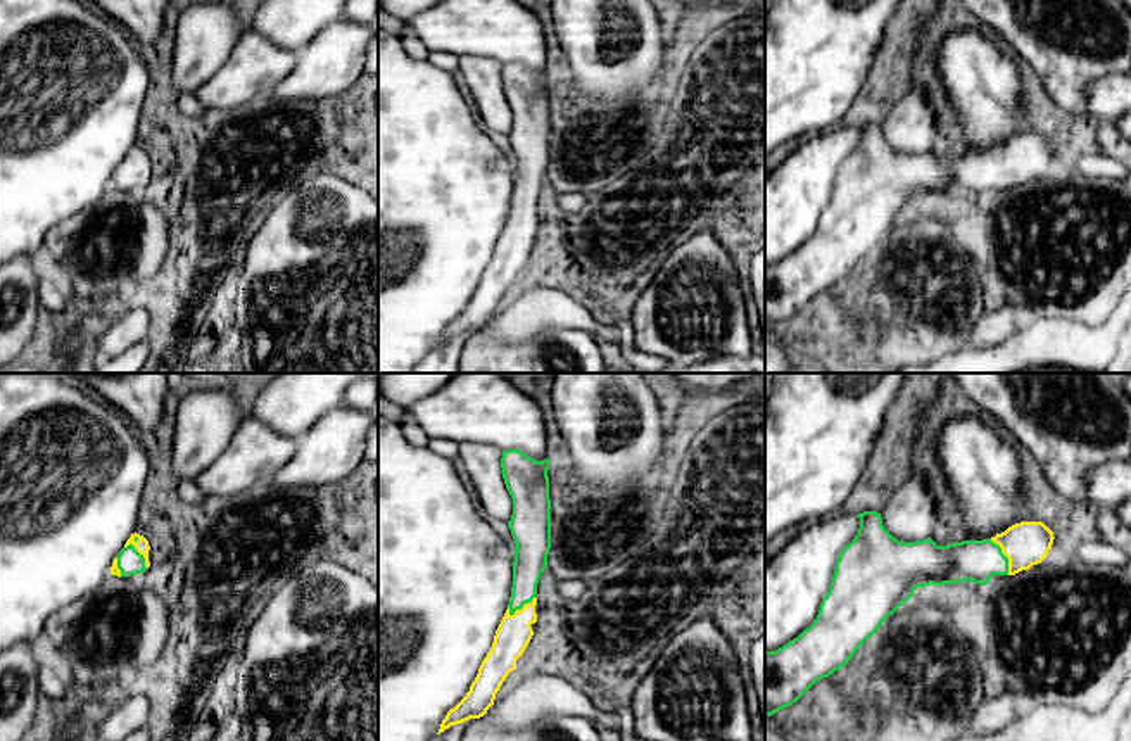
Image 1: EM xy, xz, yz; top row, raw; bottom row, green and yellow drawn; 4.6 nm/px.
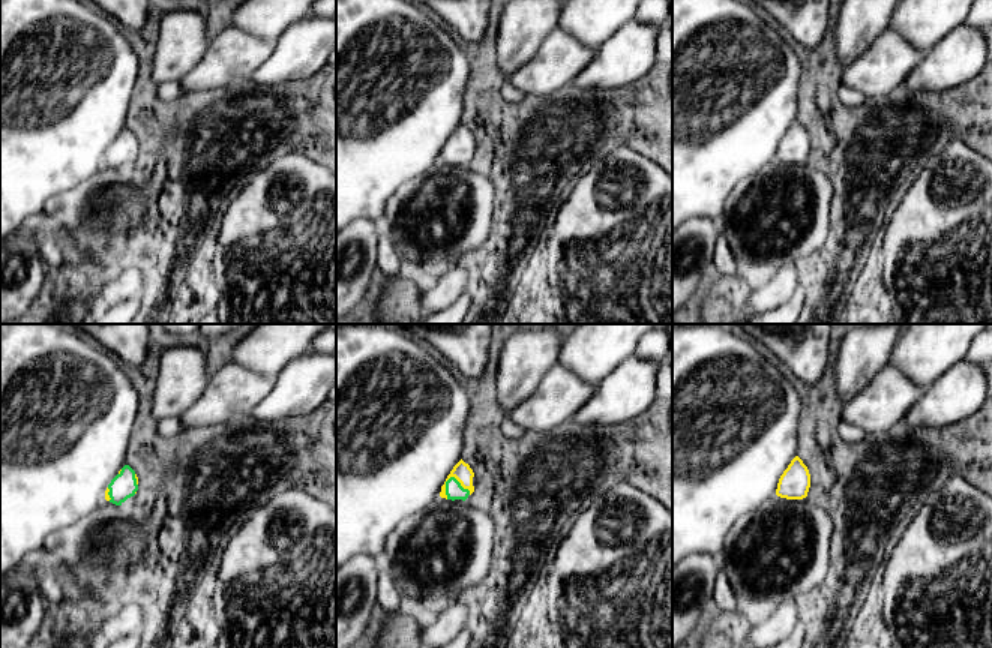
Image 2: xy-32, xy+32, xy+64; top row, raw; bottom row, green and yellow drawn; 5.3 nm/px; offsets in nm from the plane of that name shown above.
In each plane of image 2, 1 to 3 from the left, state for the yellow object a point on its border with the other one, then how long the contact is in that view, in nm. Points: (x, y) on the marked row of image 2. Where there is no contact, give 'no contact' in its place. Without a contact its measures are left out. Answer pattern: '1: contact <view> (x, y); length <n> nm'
1: contact xy-32 (108, 494); length 70 nm
2: contact xy+32 (458, 482); length 160 nm
3: no contact

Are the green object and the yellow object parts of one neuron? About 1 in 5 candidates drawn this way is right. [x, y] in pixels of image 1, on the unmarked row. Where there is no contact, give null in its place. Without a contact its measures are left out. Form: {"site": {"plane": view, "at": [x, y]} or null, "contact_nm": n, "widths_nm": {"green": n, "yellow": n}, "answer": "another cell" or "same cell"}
{"site": {"plane": "xy", "at": [137, 164]}, "contact_nm": 160, "widths_nm": {"green": 120, "yellow": 70}, "answer": "same cell"}

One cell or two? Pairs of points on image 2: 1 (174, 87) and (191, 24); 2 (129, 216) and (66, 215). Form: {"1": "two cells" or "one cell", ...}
{"1": "two cells", "2": "one cell"}

